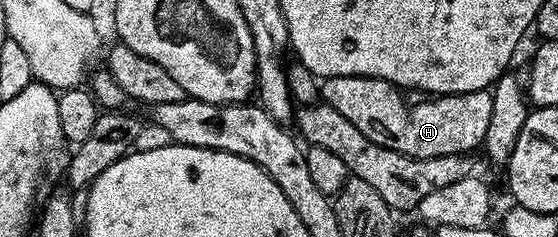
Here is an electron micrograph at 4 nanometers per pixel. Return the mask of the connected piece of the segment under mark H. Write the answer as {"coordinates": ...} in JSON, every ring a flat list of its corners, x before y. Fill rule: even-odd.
{"coordinates":[[330,75,320,83,320,99,338,109,370,141,386,149,425,159,450,153,467,155,483,144,486,125,490,125,491,90,432,97,429,103,416,103,413,107,408,107,399,94,403,95,390,81,369,75]]}

